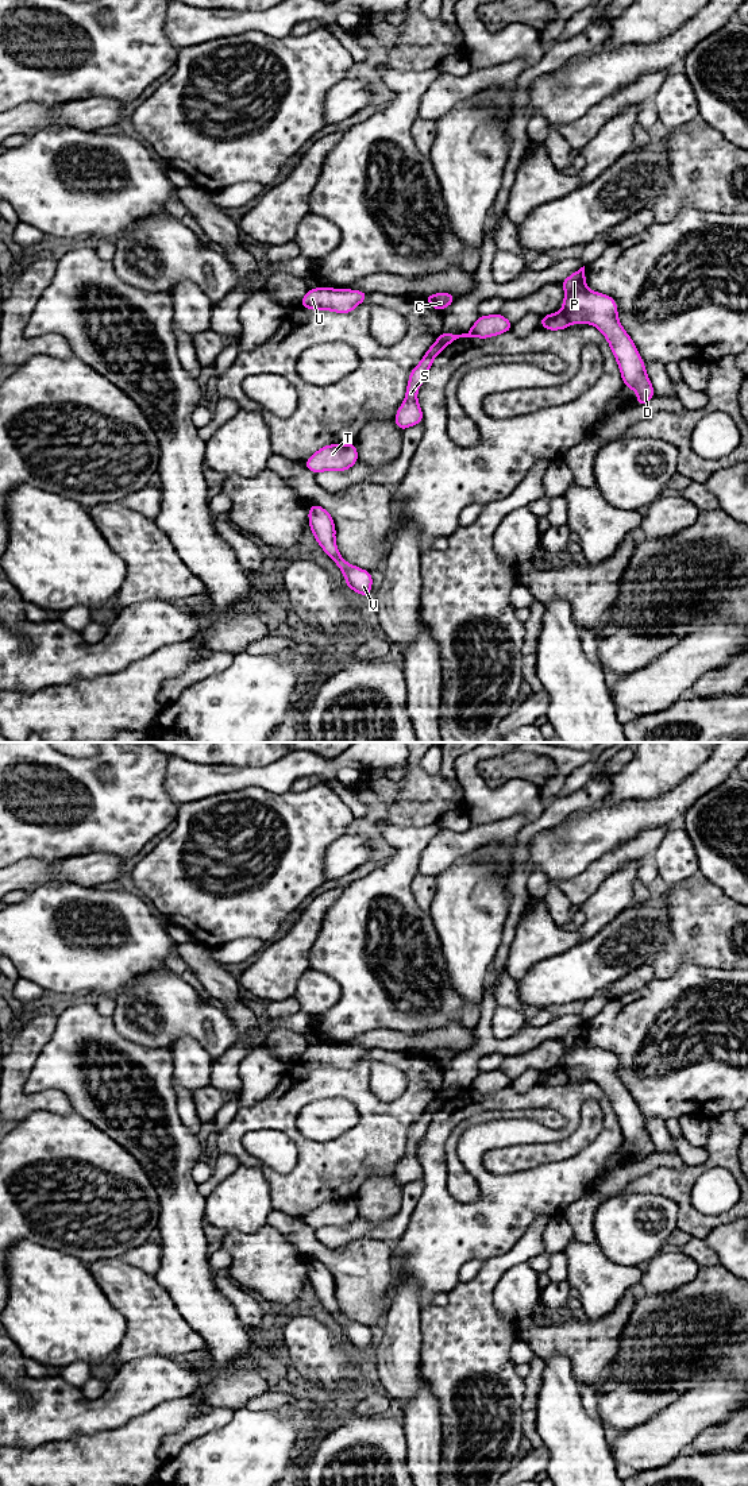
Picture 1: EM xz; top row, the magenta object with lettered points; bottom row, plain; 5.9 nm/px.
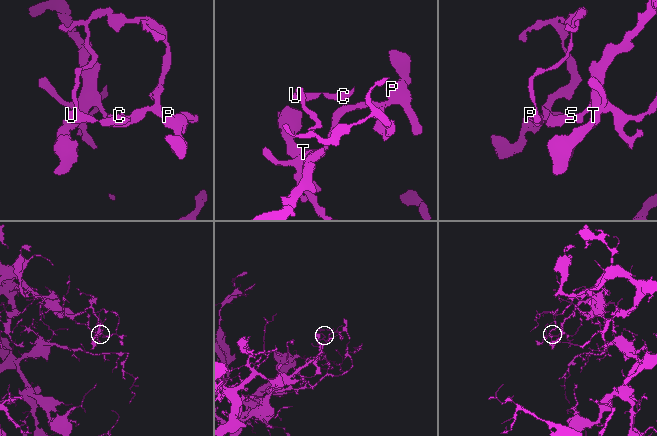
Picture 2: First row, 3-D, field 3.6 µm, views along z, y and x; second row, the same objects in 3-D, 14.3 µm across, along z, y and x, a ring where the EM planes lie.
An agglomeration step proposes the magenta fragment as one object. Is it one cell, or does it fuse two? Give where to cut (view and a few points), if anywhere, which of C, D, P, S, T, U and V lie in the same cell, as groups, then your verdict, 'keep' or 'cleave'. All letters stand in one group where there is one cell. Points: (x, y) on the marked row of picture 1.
cut in xz along (562, 311), (570, 323); C S T U V / D P; cleave

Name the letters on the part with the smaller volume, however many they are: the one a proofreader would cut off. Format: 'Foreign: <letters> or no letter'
Foreign: D, P

